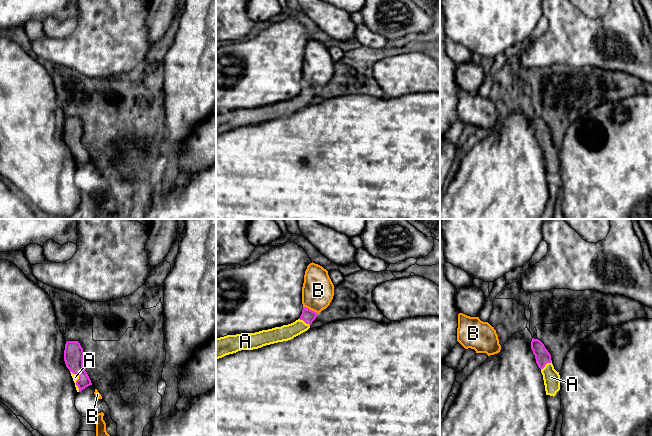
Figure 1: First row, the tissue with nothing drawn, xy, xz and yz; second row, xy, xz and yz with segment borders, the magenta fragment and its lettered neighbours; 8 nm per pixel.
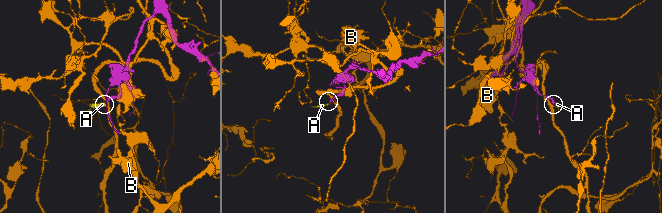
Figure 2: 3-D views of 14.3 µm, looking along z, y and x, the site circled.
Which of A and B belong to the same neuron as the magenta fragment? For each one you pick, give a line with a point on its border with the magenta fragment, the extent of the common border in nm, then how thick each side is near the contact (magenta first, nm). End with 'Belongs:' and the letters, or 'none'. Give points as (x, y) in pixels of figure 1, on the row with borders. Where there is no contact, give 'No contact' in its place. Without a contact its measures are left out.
A: Touches magenta at xy (77, 380). Shared border 180 nm. Thickness 160 nm (magenta) against 50 nm
Belongs: A

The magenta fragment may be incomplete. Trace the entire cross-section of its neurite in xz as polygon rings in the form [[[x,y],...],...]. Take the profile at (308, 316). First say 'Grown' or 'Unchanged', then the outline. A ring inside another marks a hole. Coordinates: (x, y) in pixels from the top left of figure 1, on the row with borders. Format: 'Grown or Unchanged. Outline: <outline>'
Grown. Outline: [[[303,307],[300,318],[291,324],[255,333],[241,333],[216,338],[216,359],[241,350],[258,349],[266,345],[291,340],[307,331],[317,315],[316,312]]]

